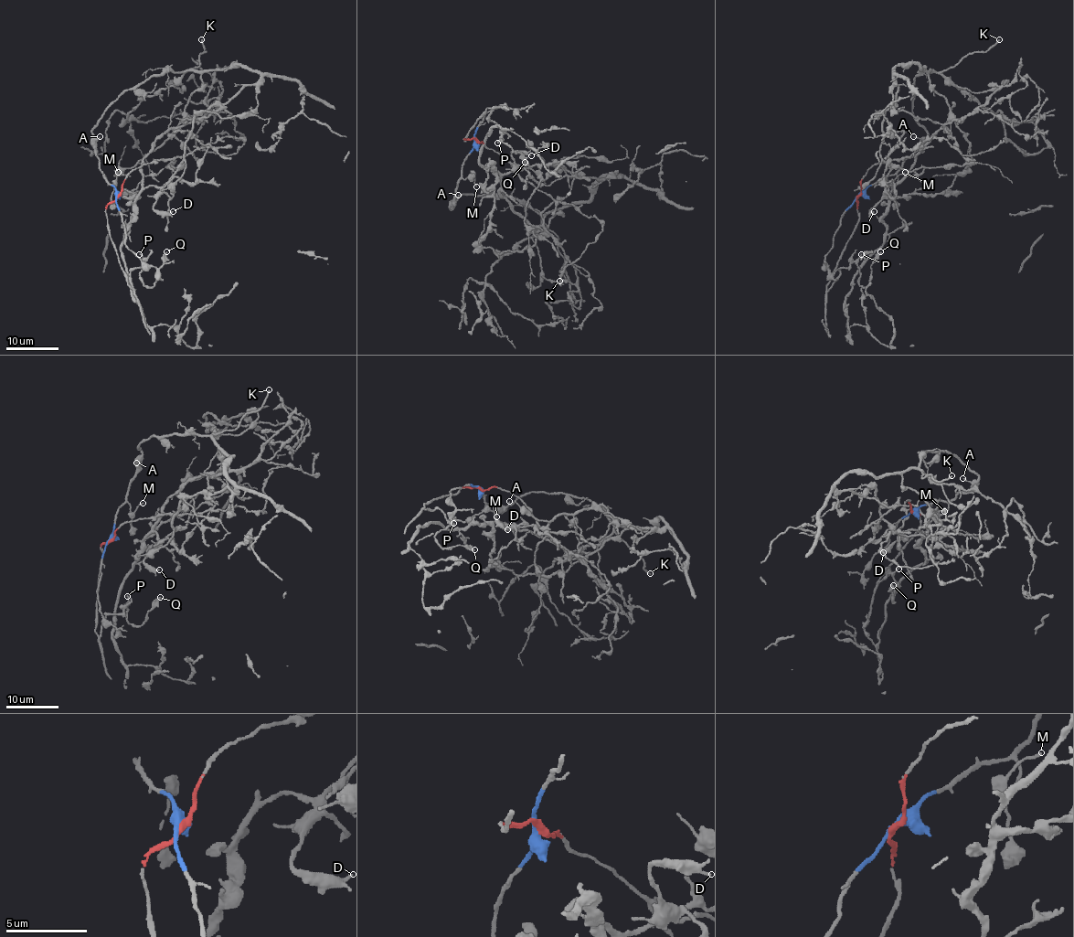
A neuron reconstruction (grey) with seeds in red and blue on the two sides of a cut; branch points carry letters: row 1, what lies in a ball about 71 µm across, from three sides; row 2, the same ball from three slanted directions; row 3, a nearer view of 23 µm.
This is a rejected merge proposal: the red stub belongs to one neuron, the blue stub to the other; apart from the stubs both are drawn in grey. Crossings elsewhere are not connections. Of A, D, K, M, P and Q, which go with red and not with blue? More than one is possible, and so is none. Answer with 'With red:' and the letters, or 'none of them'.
With red: P, Q

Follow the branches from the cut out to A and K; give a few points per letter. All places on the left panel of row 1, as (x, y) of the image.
A: (117, 196), (117, 190), (99, 168), (95, 141), (101, 137)
K: (117, 196), (99, 168), (92, 131), (129, 89), (152, 76), (199, 66), (206, 51), (201, 39)

